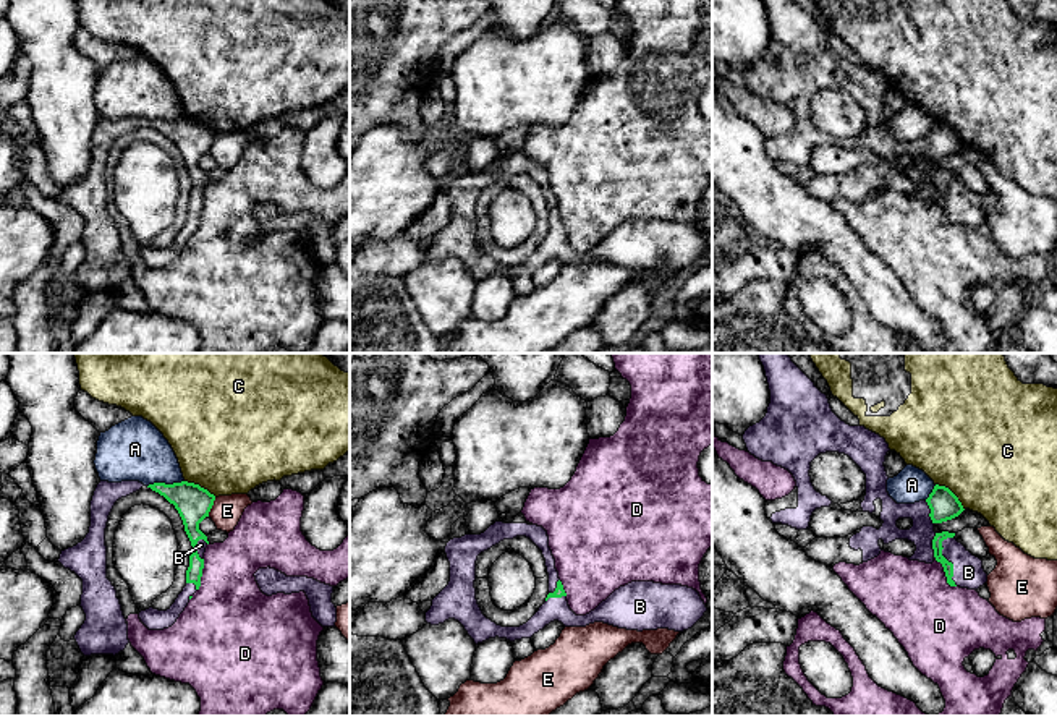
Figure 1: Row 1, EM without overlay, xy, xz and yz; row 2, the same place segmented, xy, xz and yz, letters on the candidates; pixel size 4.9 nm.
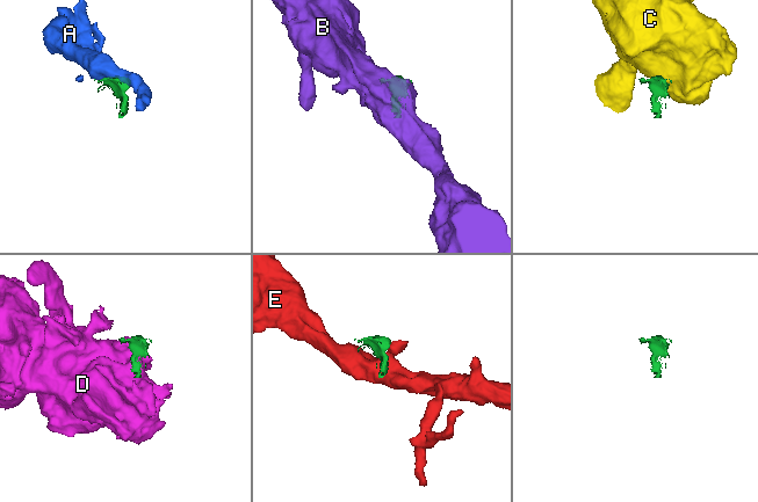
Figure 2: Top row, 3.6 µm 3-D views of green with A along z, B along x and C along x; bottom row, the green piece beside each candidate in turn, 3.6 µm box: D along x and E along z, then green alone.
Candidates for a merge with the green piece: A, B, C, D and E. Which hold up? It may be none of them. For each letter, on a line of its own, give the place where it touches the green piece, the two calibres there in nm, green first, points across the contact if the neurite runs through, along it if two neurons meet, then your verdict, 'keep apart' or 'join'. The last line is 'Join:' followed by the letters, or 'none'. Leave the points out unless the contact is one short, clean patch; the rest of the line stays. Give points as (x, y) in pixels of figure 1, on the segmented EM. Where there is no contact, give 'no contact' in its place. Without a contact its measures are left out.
A: xy (164, 483) | 180/300 nm | keep apart
B: yz (947, 561) | 50/150 nm | join
C: yz (952, 493) | 150/500 nm | along yz (936, 483), (947, 488), (963, 509) | keep apart
D: yz (946, 574) | 50/400 nm | keep apart
E: xy (211, 507) | 180/150 nm | along xy (216, 498), (208, 515) | keep apart
Join: B

